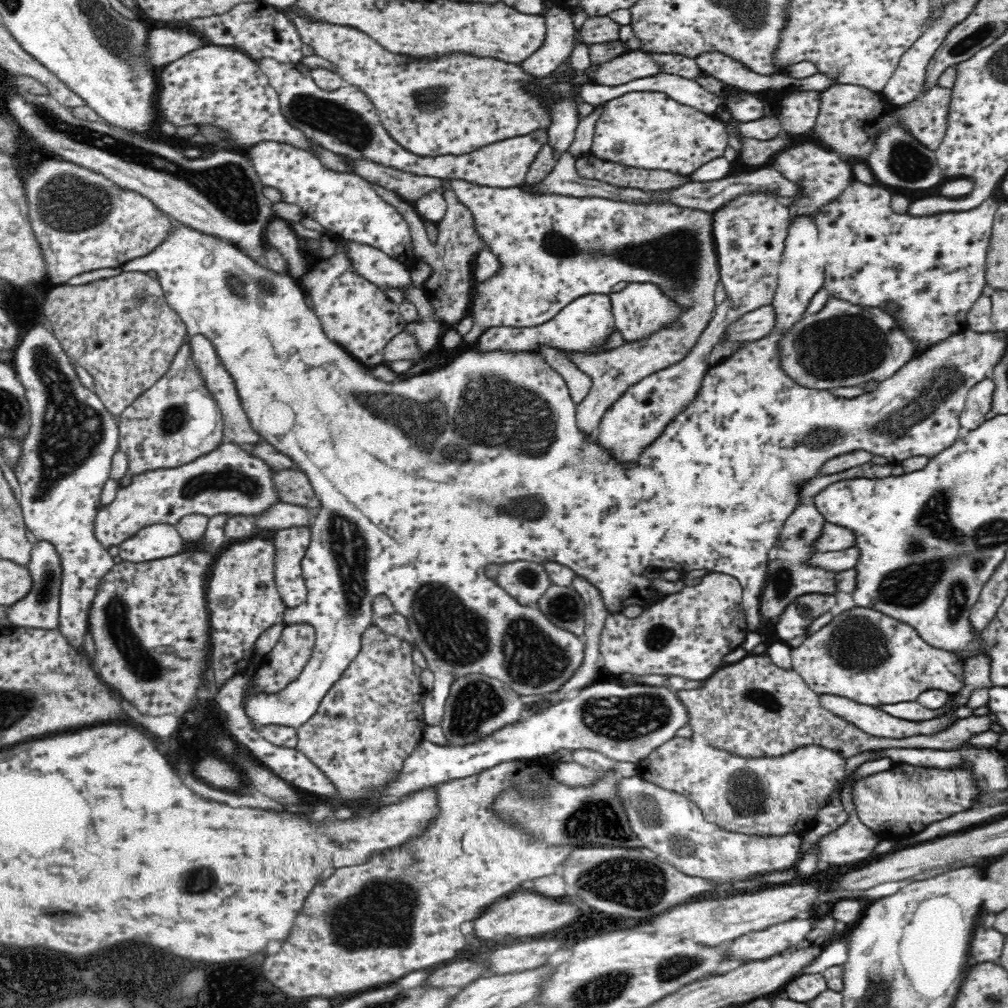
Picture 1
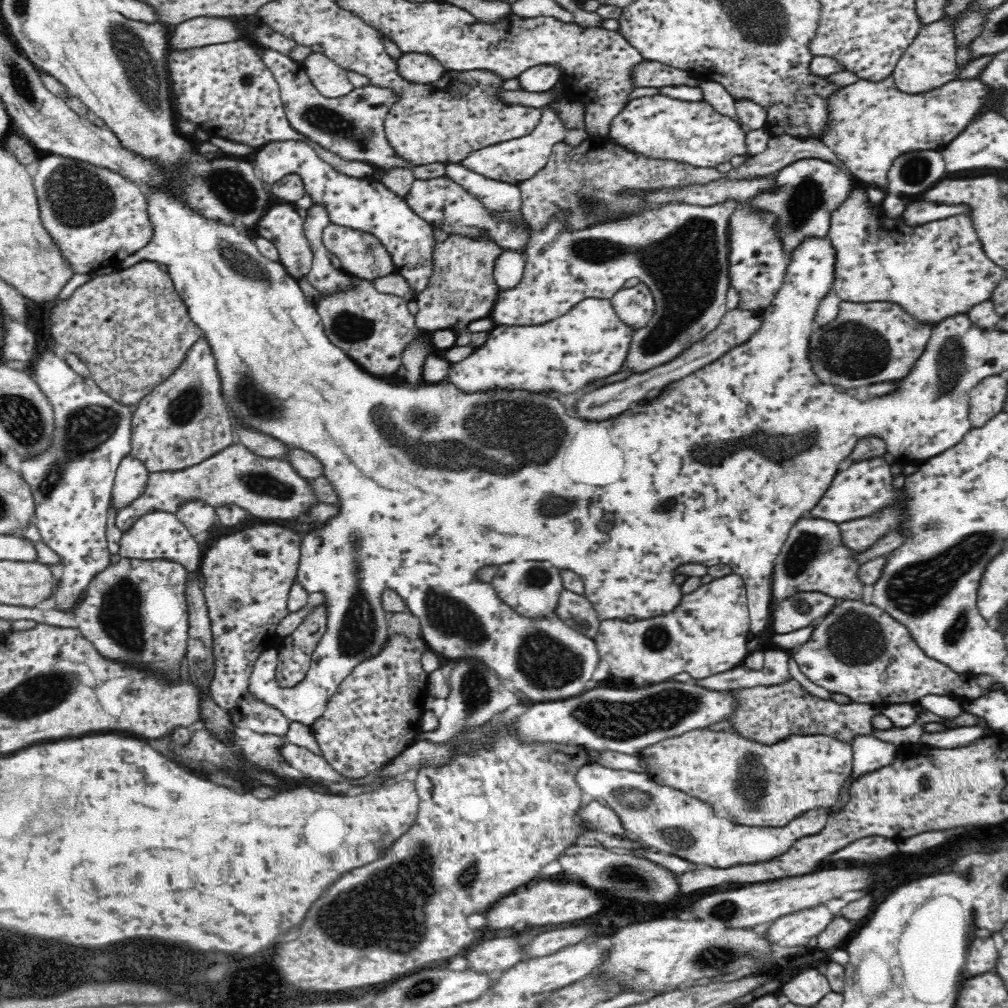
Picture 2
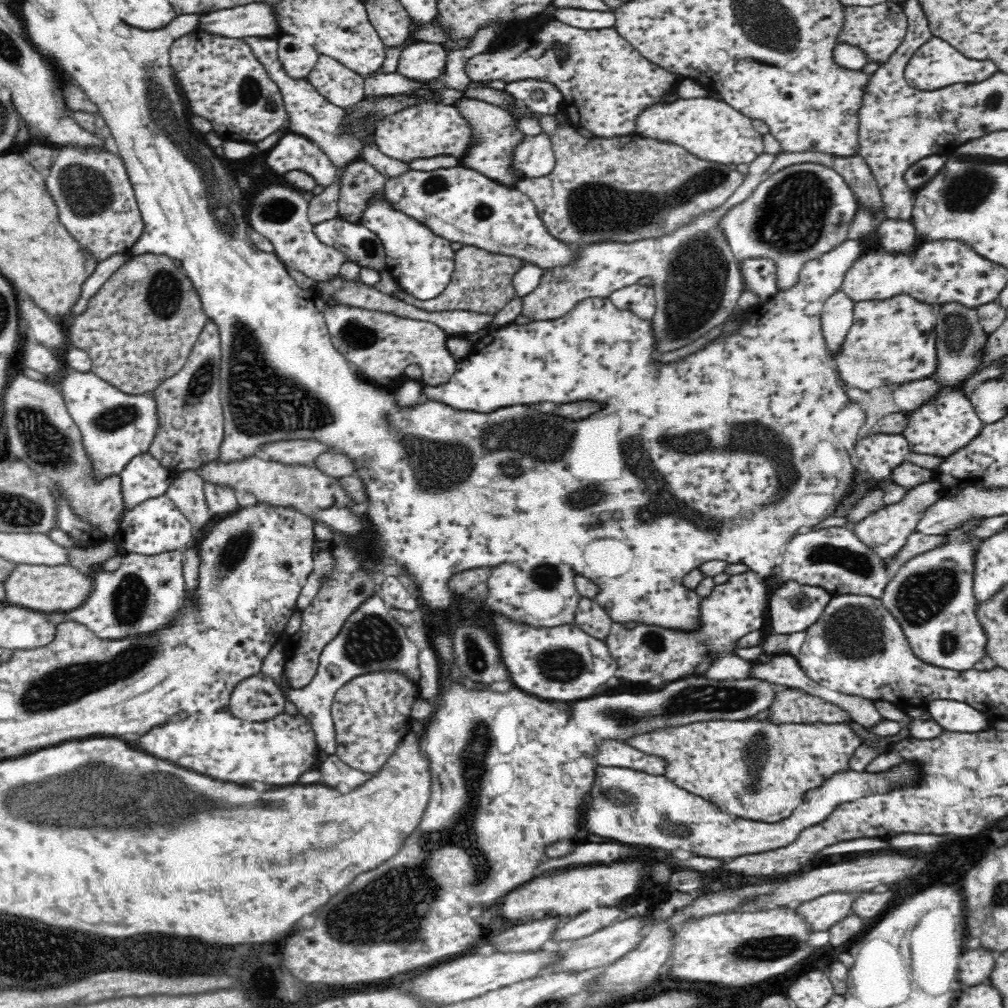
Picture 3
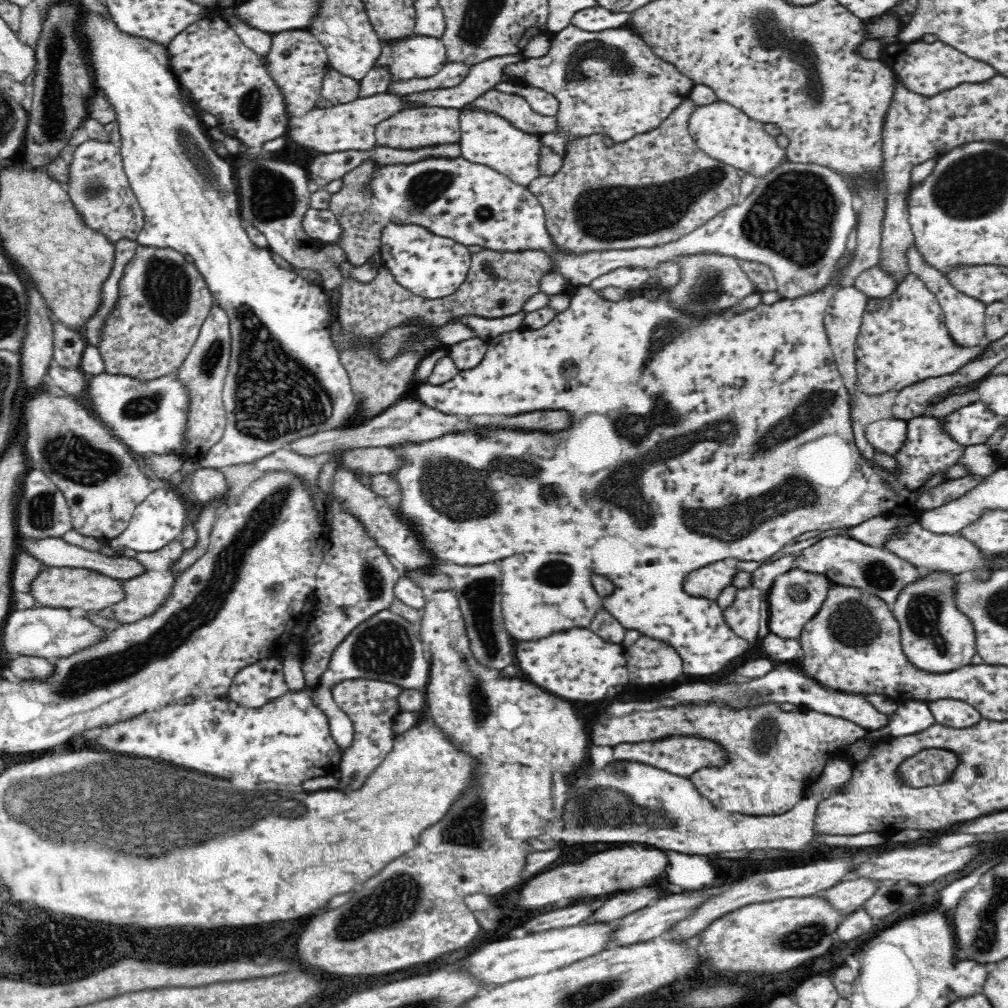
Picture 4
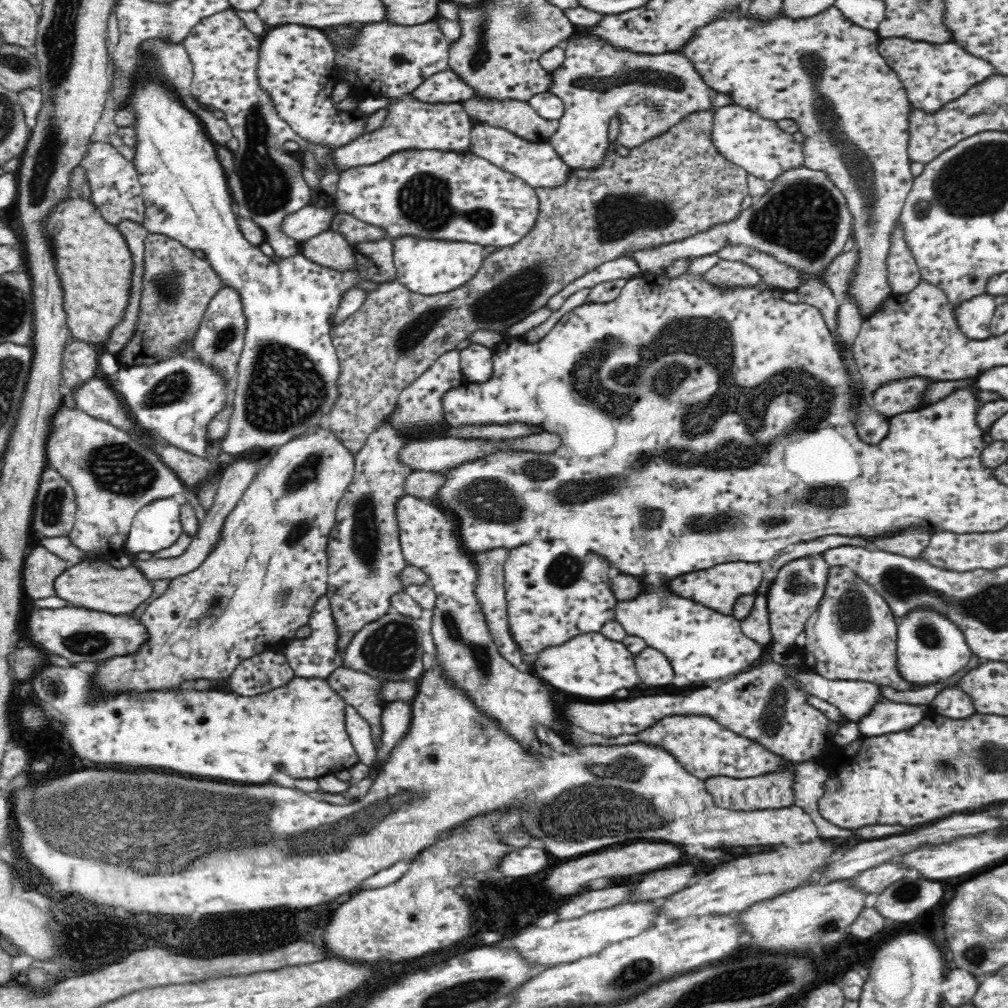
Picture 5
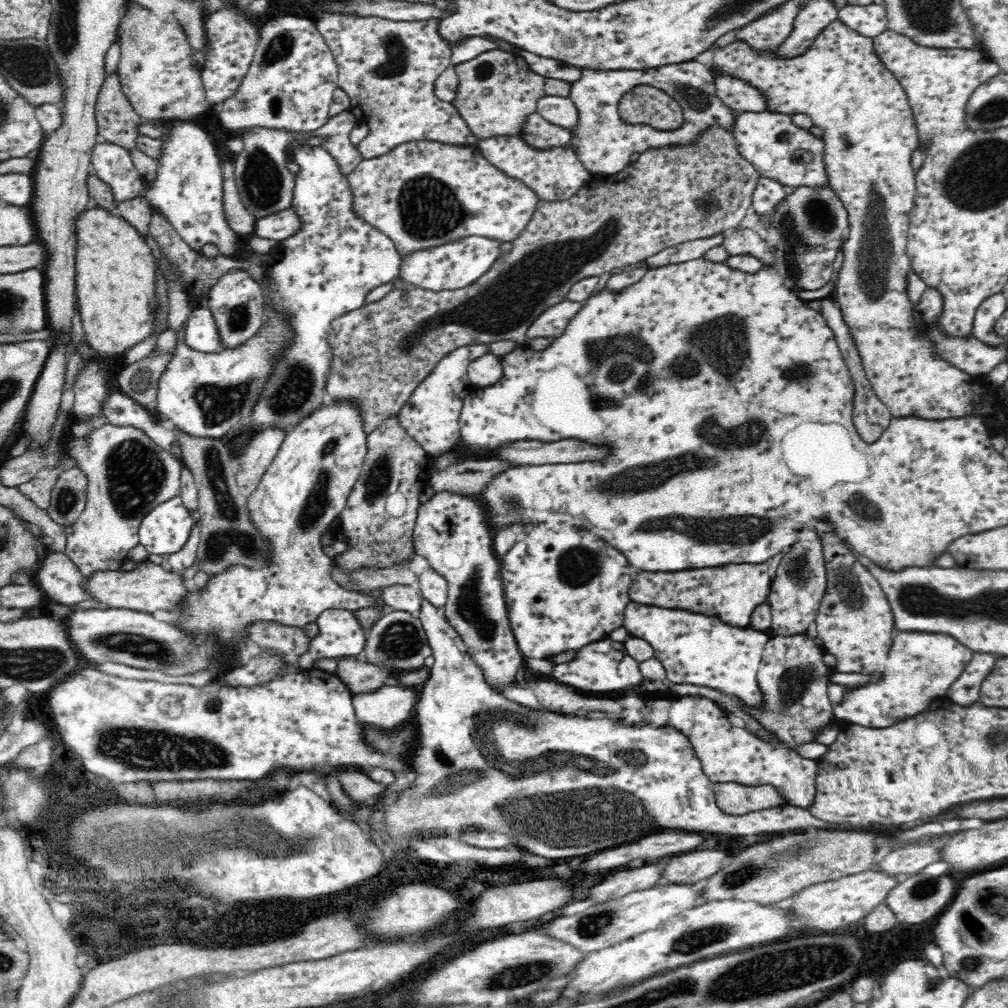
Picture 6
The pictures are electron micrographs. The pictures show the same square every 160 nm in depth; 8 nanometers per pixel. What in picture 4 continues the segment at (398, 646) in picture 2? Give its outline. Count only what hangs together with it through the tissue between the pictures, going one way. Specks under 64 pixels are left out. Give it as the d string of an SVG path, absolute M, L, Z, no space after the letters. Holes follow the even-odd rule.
M354 678L354 680L340 682L332 689L333 701L338 705L340 712L348 717L351 728L353 728L350 746L341 752L341 759L339 760L341 774L343 777L347 777L347 786L350 786L352 790L358 790L366 778L370 776L370 773L384 762L386 755L393 749L394 740L398 735L394 733L394 718L397 718L398 714L402 712L398 704L398 698L402 692L404 692L404 688L398 683L369 678Z

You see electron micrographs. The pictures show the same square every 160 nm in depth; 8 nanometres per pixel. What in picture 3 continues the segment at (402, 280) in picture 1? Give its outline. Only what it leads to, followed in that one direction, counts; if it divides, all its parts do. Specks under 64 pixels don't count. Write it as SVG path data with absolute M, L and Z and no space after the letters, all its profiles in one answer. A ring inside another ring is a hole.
M336 217L314 226L313 229L324 244L341 252L346 261L379 273L387 269L382 241L377 234L359 222L353 224Z

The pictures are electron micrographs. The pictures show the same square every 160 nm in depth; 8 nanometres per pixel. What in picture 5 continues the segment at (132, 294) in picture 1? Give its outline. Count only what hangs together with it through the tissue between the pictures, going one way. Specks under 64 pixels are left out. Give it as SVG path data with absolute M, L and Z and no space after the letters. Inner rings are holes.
M150 234L145 238L142 271L142 292L138 304L138 316L134 322L134 332L124 342L115 360L120 368L128 366L154 366L158 362L166 362L170 358L181 356L180 350L185 350L190 340L195 337L201 326L203 314L212 298L222 288L219 278L215 276L210 265L203 258L196 257L193 251L179 242Z

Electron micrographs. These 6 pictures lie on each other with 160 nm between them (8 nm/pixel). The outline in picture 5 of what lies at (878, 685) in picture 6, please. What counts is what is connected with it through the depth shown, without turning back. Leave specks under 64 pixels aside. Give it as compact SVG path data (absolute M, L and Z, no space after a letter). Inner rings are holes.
M914 607L905 615L897 618L897 656L898 669L904 679L912 682L936 682L940 679L950 678L959 671L964 672L968 662L973 657L971 648L966 642L962 629L948 618L932 607ZM880 700L872 714L858 722L861 737L882 737L884 734L896 734L910 730L924 720L929 708L918 704L889 702Z

